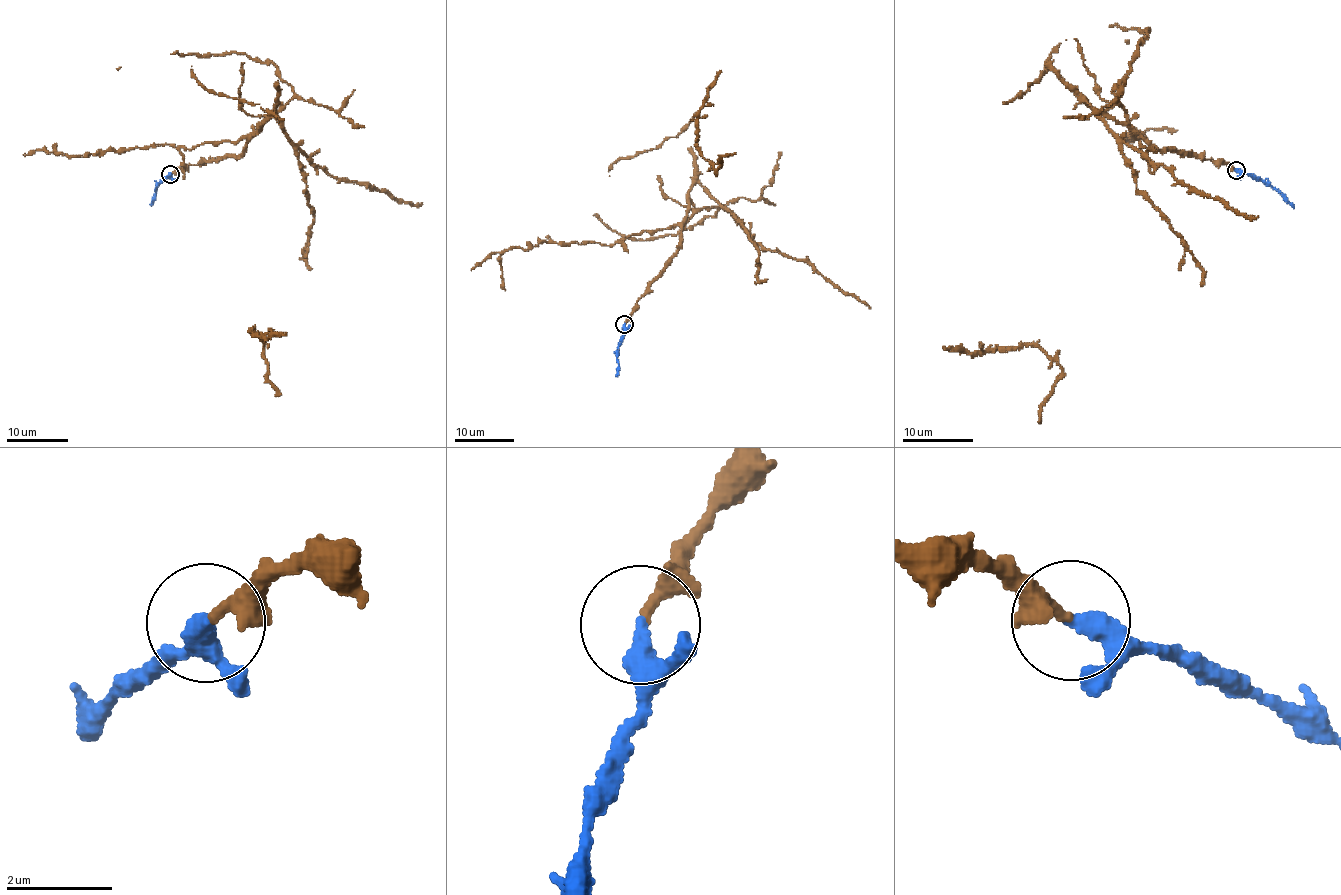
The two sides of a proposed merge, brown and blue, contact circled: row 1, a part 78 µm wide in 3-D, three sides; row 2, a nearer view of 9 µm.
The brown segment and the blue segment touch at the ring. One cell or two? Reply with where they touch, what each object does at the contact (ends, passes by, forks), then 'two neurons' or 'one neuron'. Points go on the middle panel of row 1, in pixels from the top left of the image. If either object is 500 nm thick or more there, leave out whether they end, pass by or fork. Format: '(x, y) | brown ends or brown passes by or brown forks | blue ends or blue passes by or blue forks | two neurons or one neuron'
(624, 324) | brown ends | blue ends | one neuron

